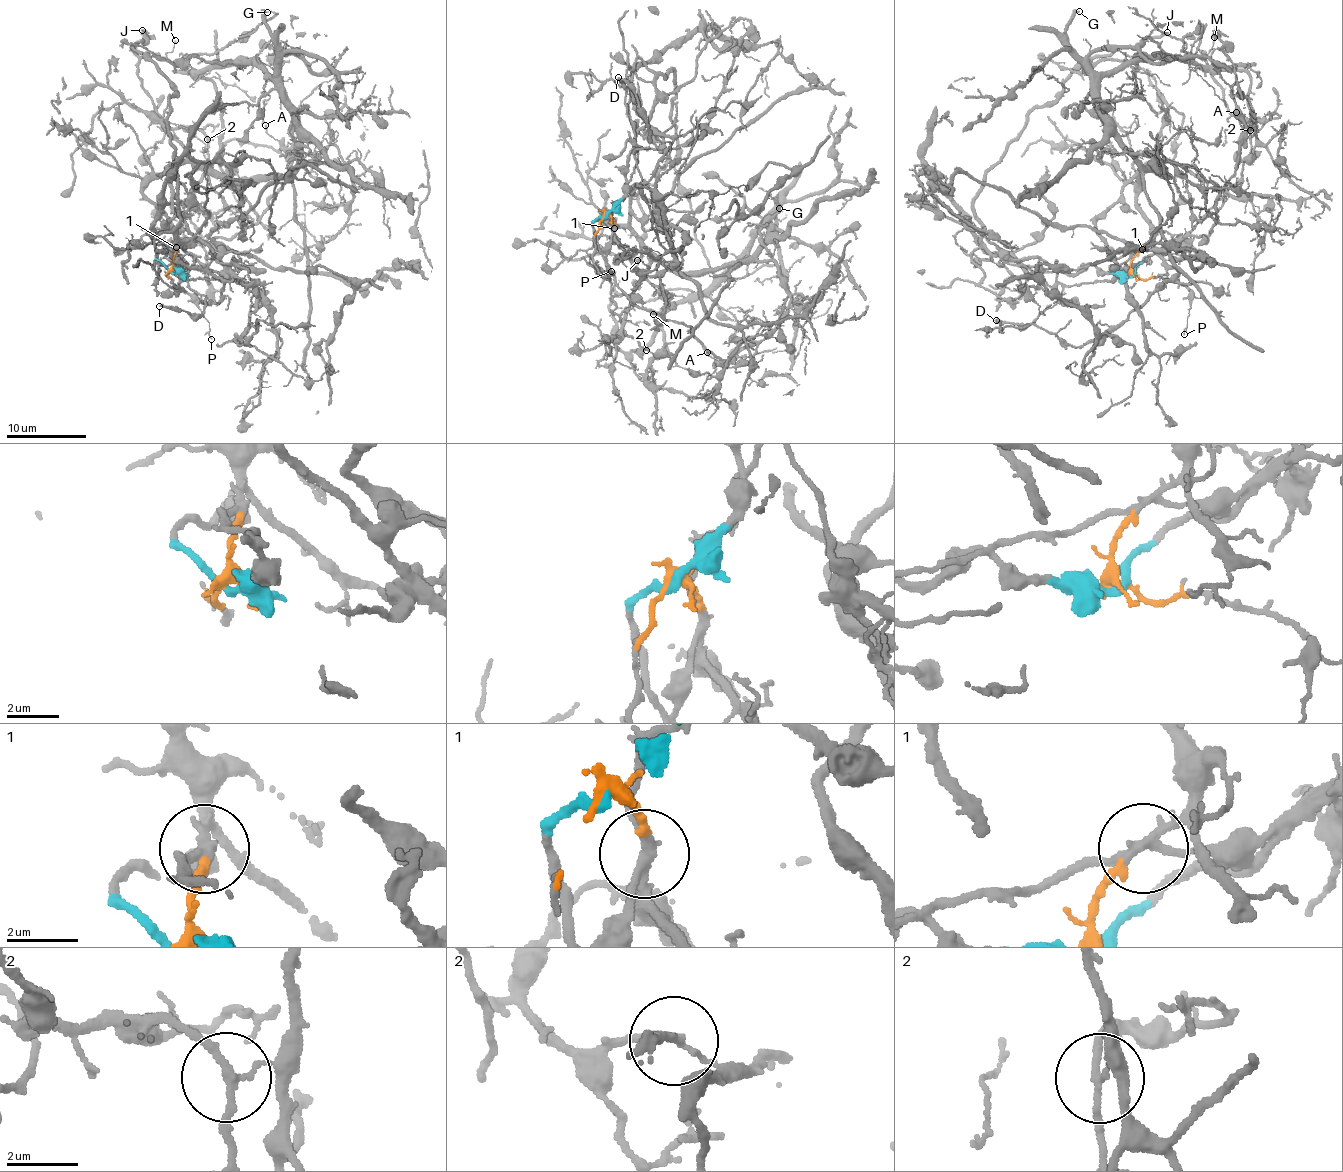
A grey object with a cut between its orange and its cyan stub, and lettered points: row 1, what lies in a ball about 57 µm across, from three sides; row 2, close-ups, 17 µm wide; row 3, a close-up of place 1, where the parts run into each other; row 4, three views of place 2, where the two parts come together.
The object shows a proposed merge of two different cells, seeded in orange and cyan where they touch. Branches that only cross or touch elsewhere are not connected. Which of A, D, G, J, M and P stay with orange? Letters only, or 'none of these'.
G, P

